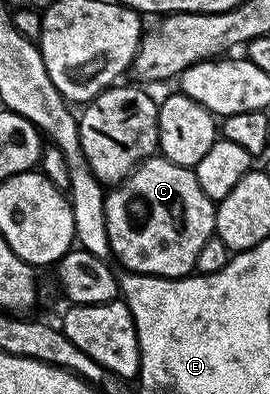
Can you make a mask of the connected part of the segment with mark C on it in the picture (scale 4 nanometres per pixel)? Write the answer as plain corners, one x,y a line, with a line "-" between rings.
162,154
150,156
106,193
105,219
111,256
119,259
128,272
168,278
190,276
195,272
201,246
205,246
205,242
215,231
215,206
216,201
210,200
205,190
201,190
201,182
197,182
192,169
177,166

